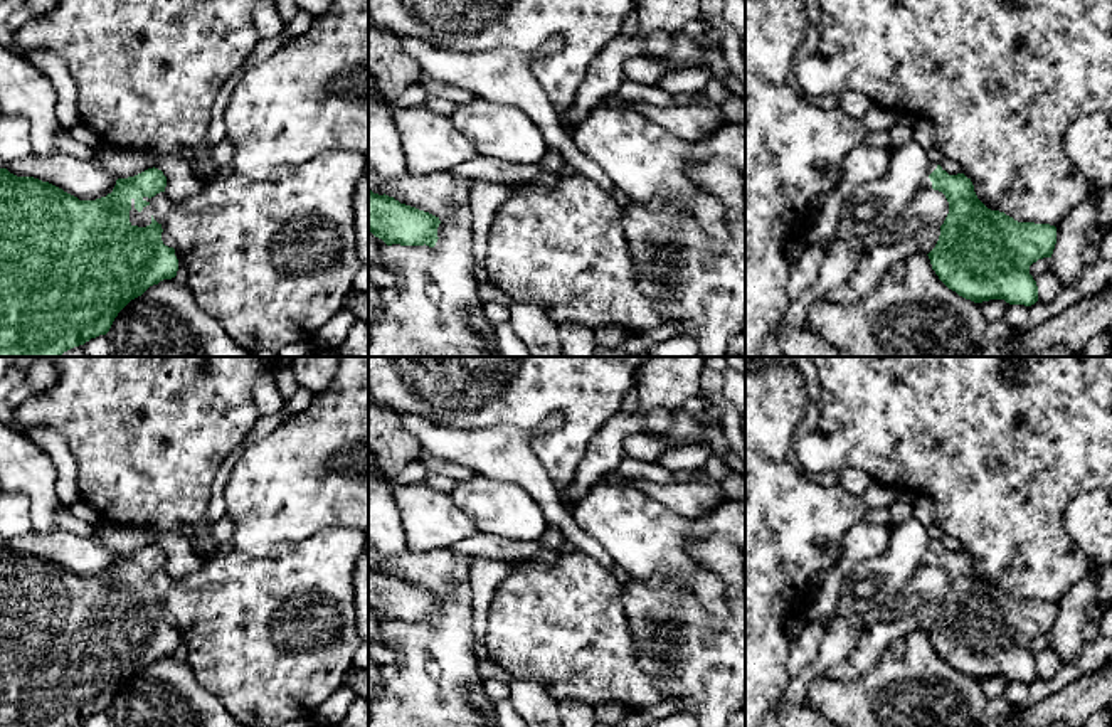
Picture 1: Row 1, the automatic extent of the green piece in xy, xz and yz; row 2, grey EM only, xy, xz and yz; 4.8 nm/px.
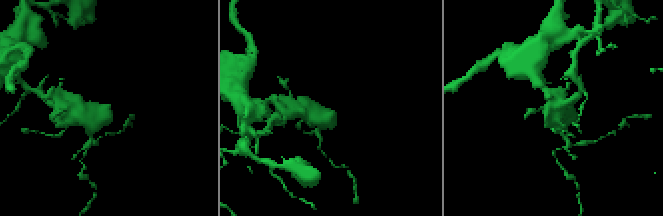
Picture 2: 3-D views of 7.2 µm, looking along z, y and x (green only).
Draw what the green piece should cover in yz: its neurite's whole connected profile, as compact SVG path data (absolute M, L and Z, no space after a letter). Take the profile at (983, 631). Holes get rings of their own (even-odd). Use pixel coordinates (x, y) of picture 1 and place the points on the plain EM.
M934 539L929 540L924 565L942 569L949 579L939 618L927 631L939 656L974 680L1004 677L1009 682L1035 682L1038 663L1030 643L1051 634L1056 604L1018 599L988 586L971 555L949 552Z

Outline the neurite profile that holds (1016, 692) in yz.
M1008 682L1003 697L1009 702L1011 707L1021 705L1028 698L1030 687L1031 683L1025 682Z

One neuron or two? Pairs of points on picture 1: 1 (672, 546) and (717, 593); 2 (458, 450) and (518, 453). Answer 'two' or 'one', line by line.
1: one
2: one

